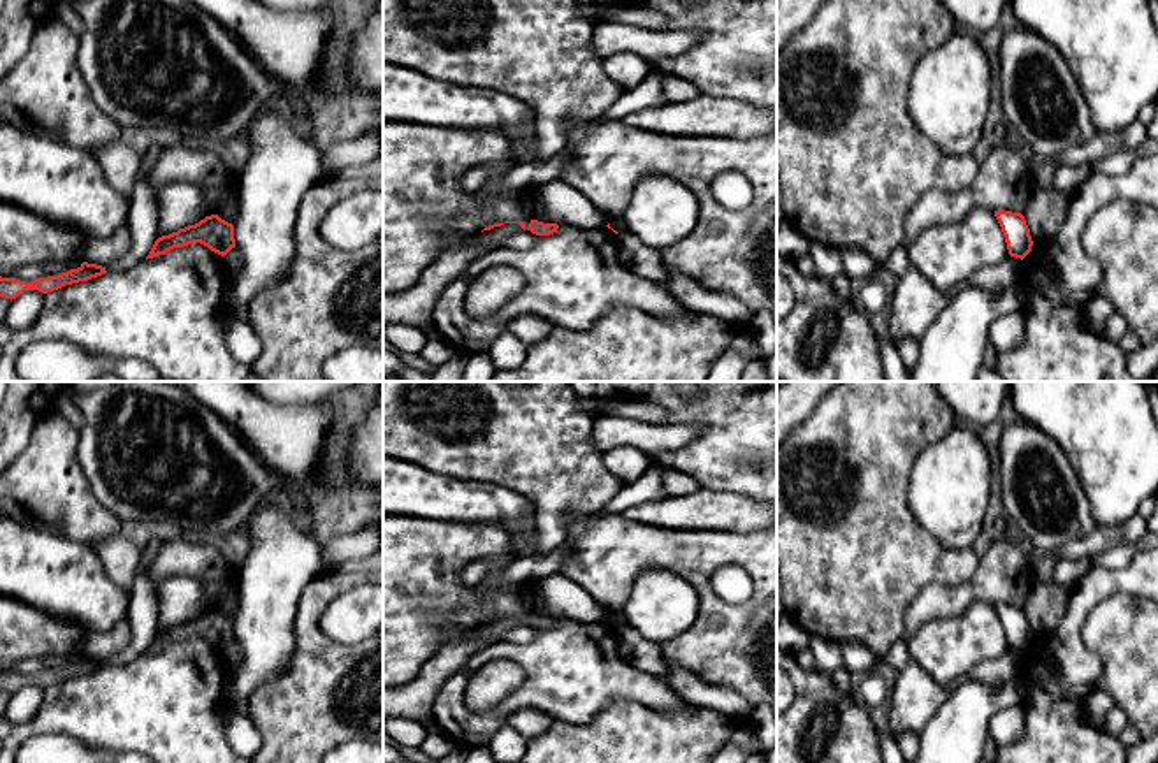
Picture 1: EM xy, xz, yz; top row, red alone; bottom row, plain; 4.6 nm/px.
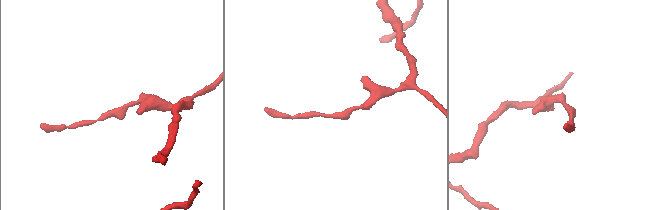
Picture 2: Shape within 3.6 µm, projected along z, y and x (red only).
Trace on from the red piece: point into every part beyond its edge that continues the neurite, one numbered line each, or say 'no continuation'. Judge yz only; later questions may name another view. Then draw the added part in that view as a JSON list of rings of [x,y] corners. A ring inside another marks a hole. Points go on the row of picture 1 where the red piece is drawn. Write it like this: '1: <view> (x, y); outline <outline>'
no continuation

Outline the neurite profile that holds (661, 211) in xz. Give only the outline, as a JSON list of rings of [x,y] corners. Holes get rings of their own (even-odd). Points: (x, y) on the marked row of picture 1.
[[[643,176],[622,213],[626,230],[654,250],[685,239],[699,216],[696,195],[675,178]]]

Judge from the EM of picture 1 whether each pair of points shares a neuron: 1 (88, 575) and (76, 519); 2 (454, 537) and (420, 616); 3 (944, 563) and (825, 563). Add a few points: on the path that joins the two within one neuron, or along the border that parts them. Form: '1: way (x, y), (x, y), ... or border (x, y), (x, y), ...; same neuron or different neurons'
1: border (43, 530), (90, 547); different neurons
2: way (434, 556), (420, 570), (420, 596); same neuron
3: way (914, 563), (854, 563); same neuron

